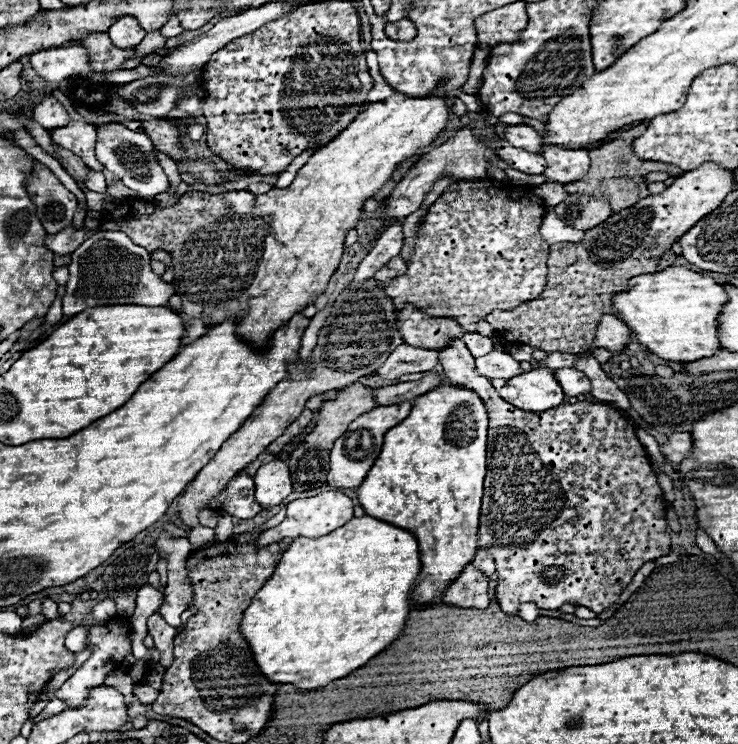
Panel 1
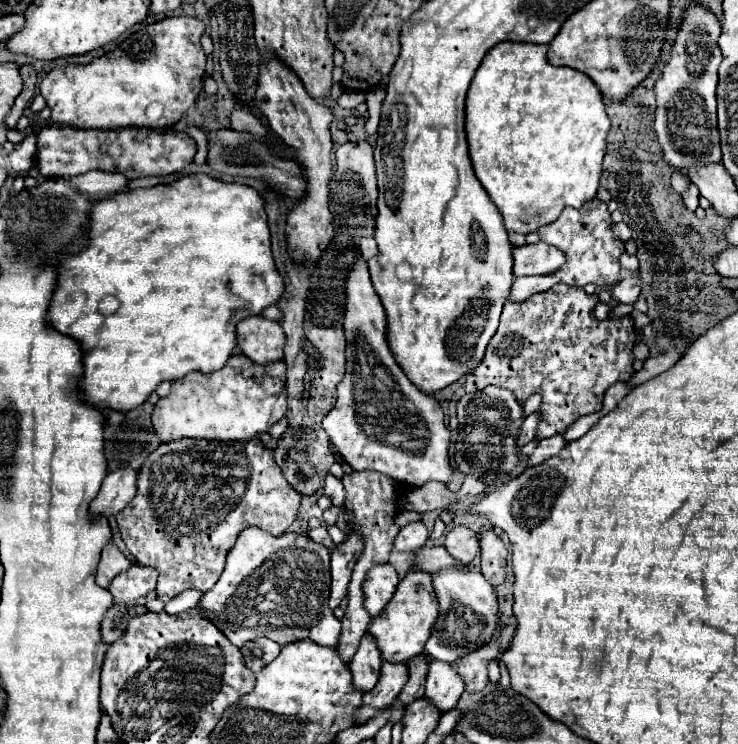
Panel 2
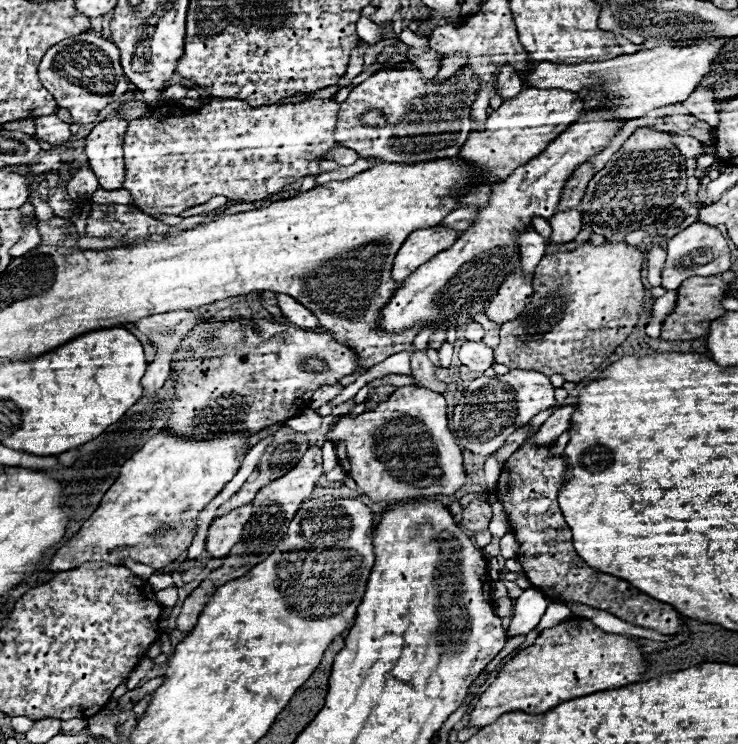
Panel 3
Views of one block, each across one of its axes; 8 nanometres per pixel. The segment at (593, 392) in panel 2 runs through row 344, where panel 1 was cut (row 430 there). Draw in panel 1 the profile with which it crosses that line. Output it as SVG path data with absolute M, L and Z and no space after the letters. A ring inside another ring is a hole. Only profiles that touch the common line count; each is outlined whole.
M462 340L452 342L448 348L440 352L440 364L444 366L444 376L448 378L448 384L468 388L480 396L488 410L488 474L486 474L486 488L484 488L484 498L482 498L482 514L480 514L480 532L478 532L478 546L488 548L494 554L496 562L496 574L498 574L498 588L496 588L496 598L498 604L502 606L504 612L508 614L518 614L520 604L524 602L534 602L538 608L544 610L556 610L562 604L576 604L576 606L586 606L592 612L600 614L606 610L610 604L618 600L622 590L632 582L634 574L650 560L656 560L660 556L666 556L670 552L670 534L668 534L668 524L666 524L666 512L664 512L664 496L658 486L656 474L652 474L652 468L648 464L644 446L638 442L634 434L634 426L626 420L626 416L606 404L600 402L576 402L568 404L562 402L560 406L546 410L544 414L530 414L524 410L516 410L512 404L504 402L494 386L490 384L488 378L480 376L474 366L474 356L468 352Z

